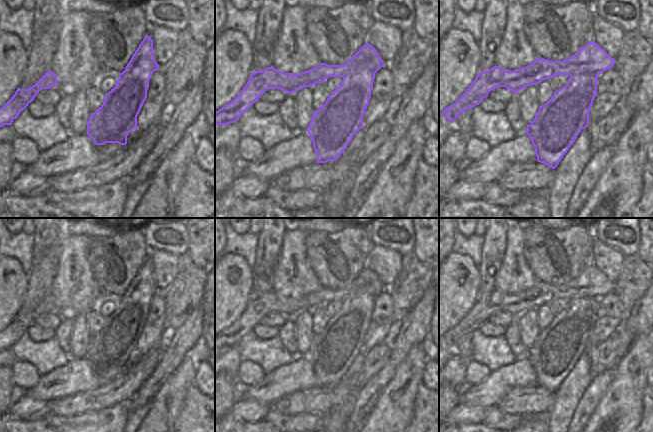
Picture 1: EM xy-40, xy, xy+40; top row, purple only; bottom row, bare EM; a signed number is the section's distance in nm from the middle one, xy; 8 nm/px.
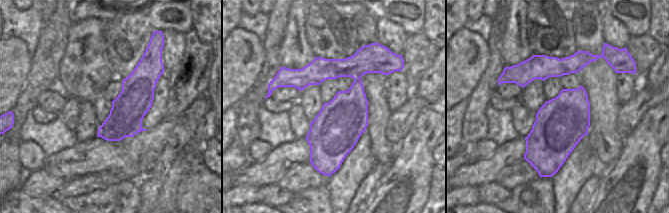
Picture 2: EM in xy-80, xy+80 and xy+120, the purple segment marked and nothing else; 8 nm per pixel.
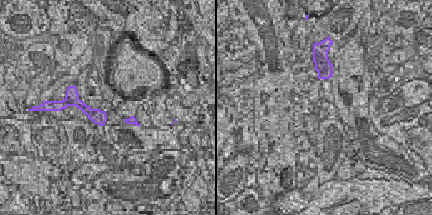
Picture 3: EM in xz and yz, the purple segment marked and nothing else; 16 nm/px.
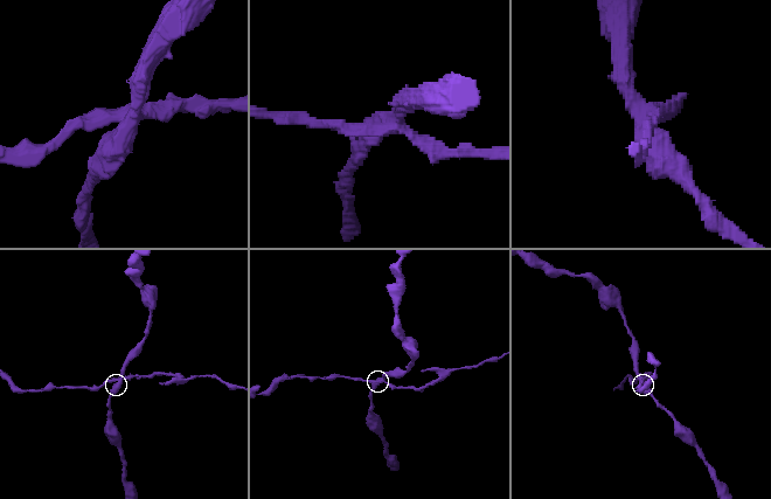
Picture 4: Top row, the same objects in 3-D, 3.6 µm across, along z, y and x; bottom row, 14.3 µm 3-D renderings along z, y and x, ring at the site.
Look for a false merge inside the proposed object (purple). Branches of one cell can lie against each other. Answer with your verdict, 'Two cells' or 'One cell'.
Two cells.

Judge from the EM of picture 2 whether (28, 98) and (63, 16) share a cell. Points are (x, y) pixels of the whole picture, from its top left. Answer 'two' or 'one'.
one

